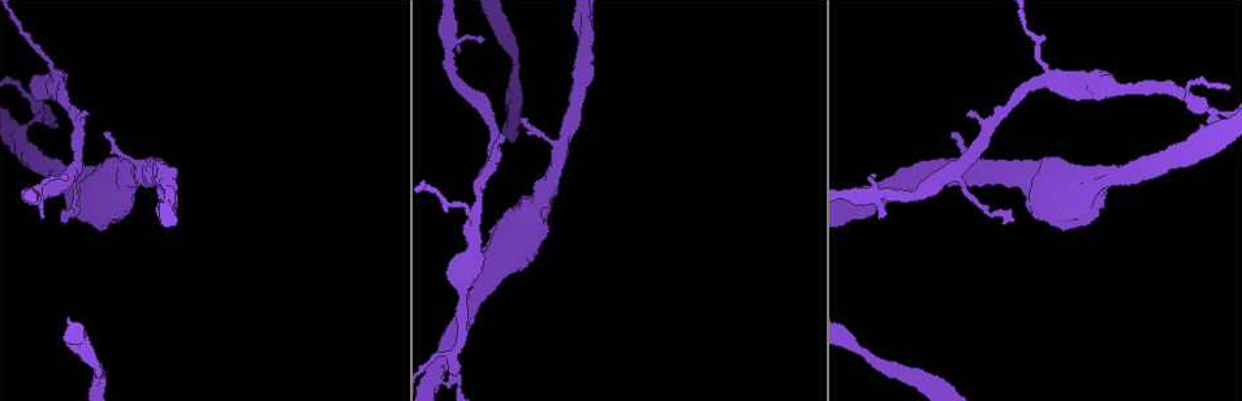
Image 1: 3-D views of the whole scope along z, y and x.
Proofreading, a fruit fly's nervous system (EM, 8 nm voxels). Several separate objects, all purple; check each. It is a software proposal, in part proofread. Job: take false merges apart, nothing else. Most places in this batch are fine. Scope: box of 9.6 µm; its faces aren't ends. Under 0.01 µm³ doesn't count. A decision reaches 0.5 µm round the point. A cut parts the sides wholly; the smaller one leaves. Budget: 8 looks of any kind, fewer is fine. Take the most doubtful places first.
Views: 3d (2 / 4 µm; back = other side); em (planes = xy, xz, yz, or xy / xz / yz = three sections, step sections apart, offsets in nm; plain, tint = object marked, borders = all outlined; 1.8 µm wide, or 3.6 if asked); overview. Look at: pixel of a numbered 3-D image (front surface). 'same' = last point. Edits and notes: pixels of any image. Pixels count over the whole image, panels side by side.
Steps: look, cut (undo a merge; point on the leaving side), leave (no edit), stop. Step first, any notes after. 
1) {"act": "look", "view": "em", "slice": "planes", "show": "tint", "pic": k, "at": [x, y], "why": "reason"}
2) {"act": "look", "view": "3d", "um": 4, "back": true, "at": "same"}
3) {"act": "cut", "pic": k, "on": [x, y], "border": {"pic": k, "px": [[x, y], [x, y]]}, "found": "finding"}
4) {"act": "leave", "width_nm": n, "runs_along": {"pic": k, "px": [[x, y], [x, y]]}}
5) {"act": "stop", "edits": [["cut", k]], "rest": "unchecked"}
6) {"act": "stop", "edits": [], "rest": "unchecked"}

{"act": "look", "view": "em", "slice": "planes", "show": "borders", "pic": 1, "at": [57, 78], "why": "thin arm on a thick one"}

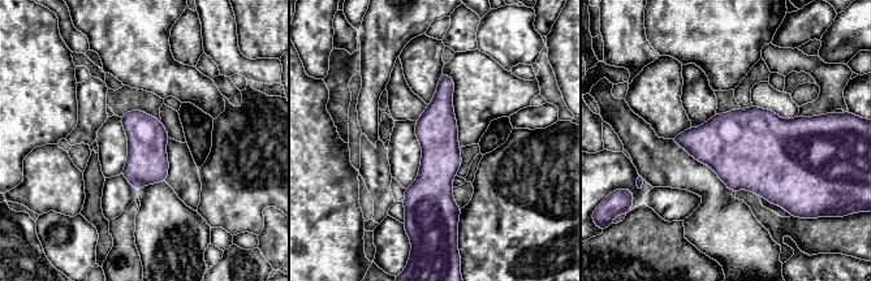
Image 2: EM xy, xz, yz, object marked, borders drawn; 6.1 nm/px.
{"act": "leave", "runs_along": {"pic": 2, "px": [[444, 77], [439, 165], [428, 221]]}, "found": "continuous, no second cell"}

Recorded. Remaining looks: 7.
{"act": "look", "view": "em", "slice": "xz", "step": 8, "show": "tint", "pic": 1, "at": [561, 147], "why": "thin arm on a thick one"}

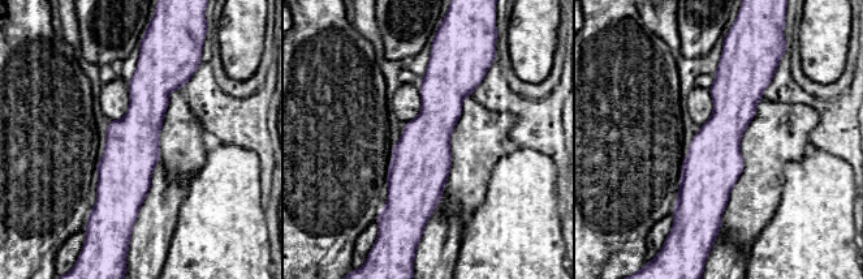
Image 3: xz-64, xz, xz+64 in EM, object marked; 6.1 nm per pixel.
{"act": "leave", "width_nm": 340, "runs_along": {"pic": 3, "px": [[435, 64], [422, 220]]}, "found": "all the same cell"}

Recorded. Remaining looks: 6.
{"act": "look", "view": "3d", "um": 4, "pic": 1, "at": [81, 348], "why": "sudden change in width"}

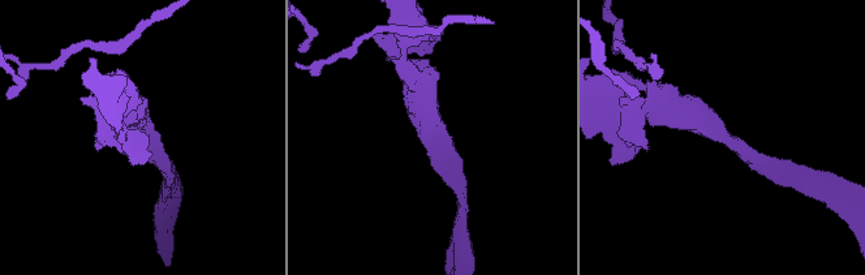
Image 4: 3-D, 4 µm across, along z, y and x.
{"act": "look", "view": "em", "slice": "planes", "show": "tint", "pic": 4, "at": [728, 141], "arm_widths_nm": [190, 420], "why": "shape alone is not enough"}

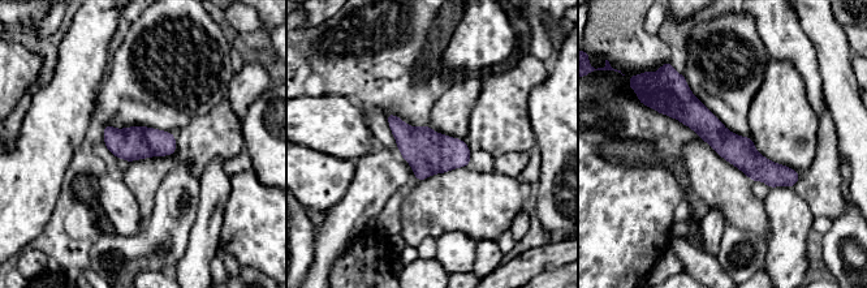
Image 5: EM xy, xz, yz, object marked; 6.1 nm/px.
{"act": "leave", "runs_along": {"pic": 5, "px": [[658, 104], [794, 177]]}, "found": "continuous, no second cell"}

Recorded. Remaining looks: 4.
{"act": "stop", "edits": [], "rest": "unchecked"}

